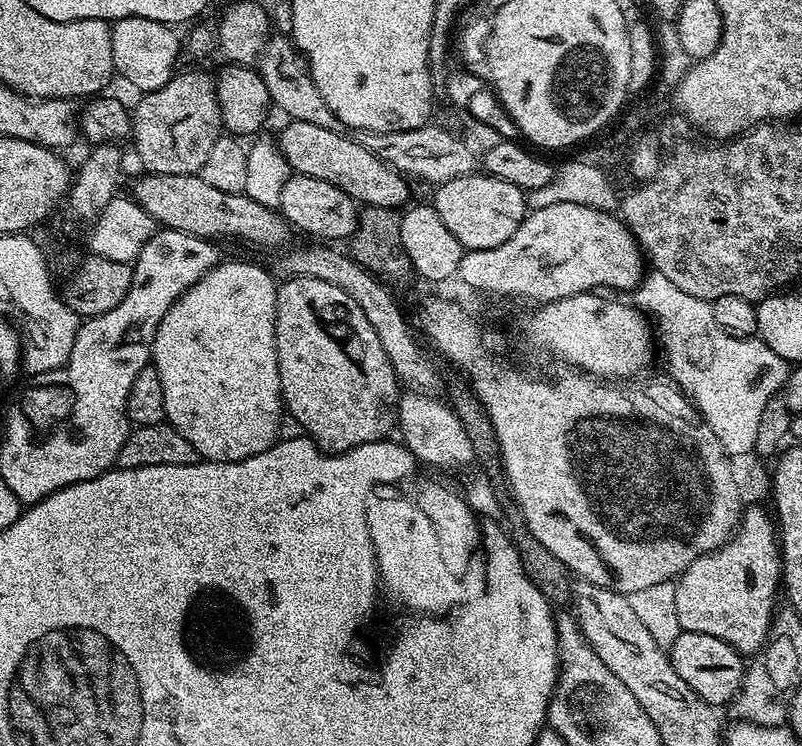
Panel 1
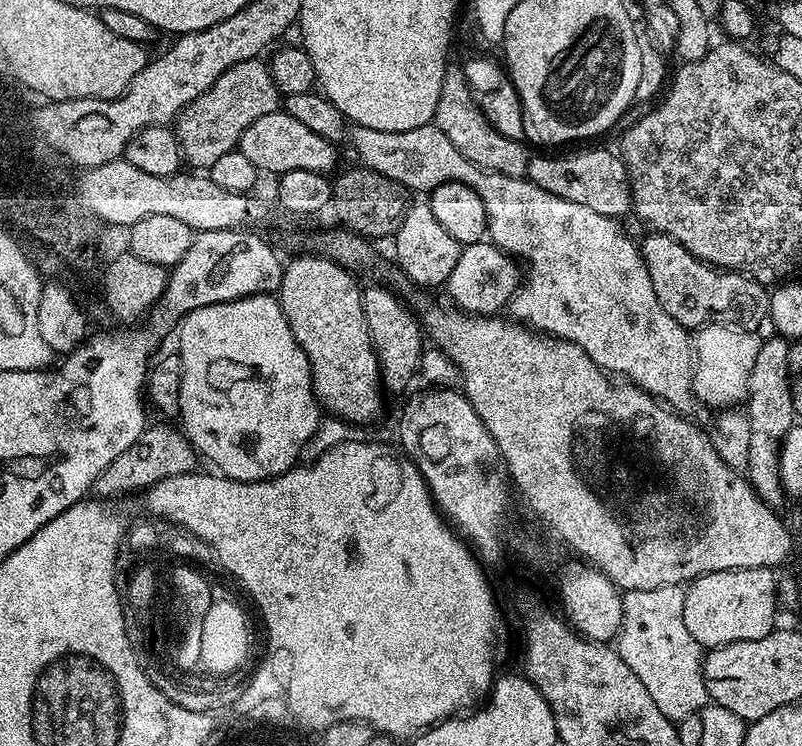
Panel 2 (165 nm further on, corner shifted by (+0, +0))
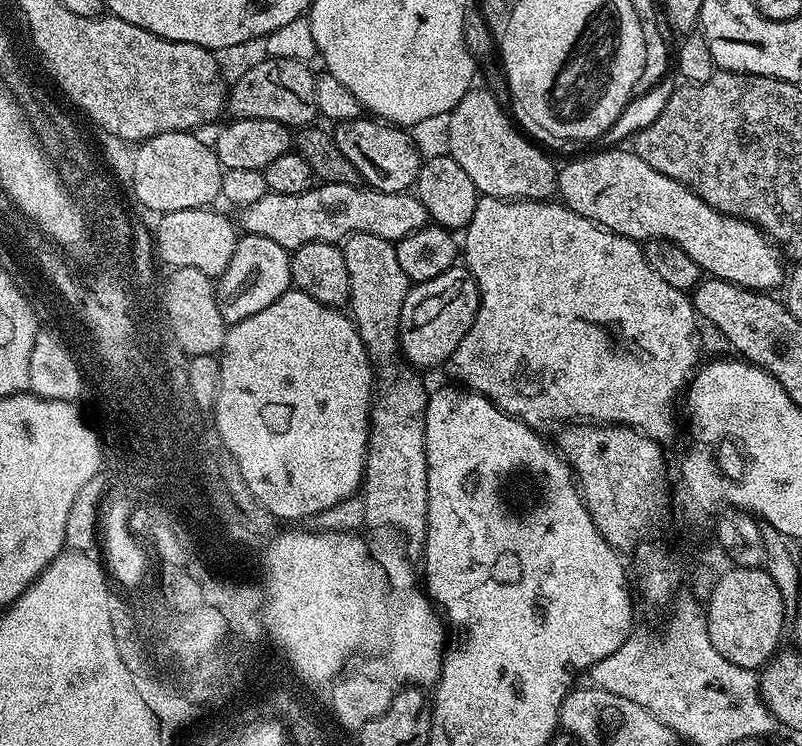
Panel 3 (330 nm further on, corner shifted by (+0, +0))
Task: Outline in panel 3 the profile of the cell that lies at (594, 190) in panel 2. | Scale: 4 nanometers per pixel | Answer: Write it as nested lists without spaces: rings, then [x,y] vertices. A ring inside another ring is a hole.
[[[613,146],[599,150],[593,156],[572,160],[559,169],[556,186],[565,206],[582,214],[582,218],[590,218],[611,232],[637,242],[668,240],[686,250],[709,277],[737,284],[740,288],[776,290],[785,283],[785,257],[776,241],[769,240],[749,220],[724,216],[714,210],[714,206],[702,202],[702,198],[685,184],[666,174],[658,174],[658,170],[642,162],[635,151],[623,152],[622,148]]]

